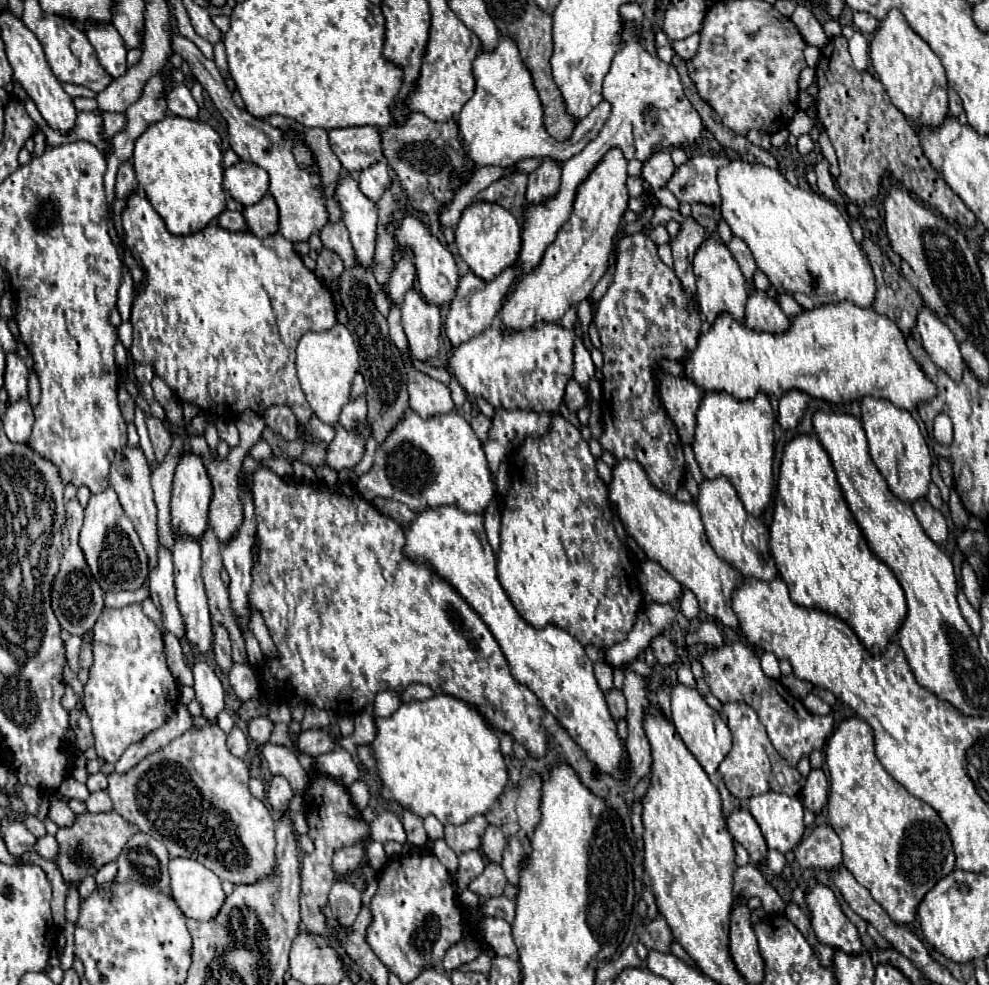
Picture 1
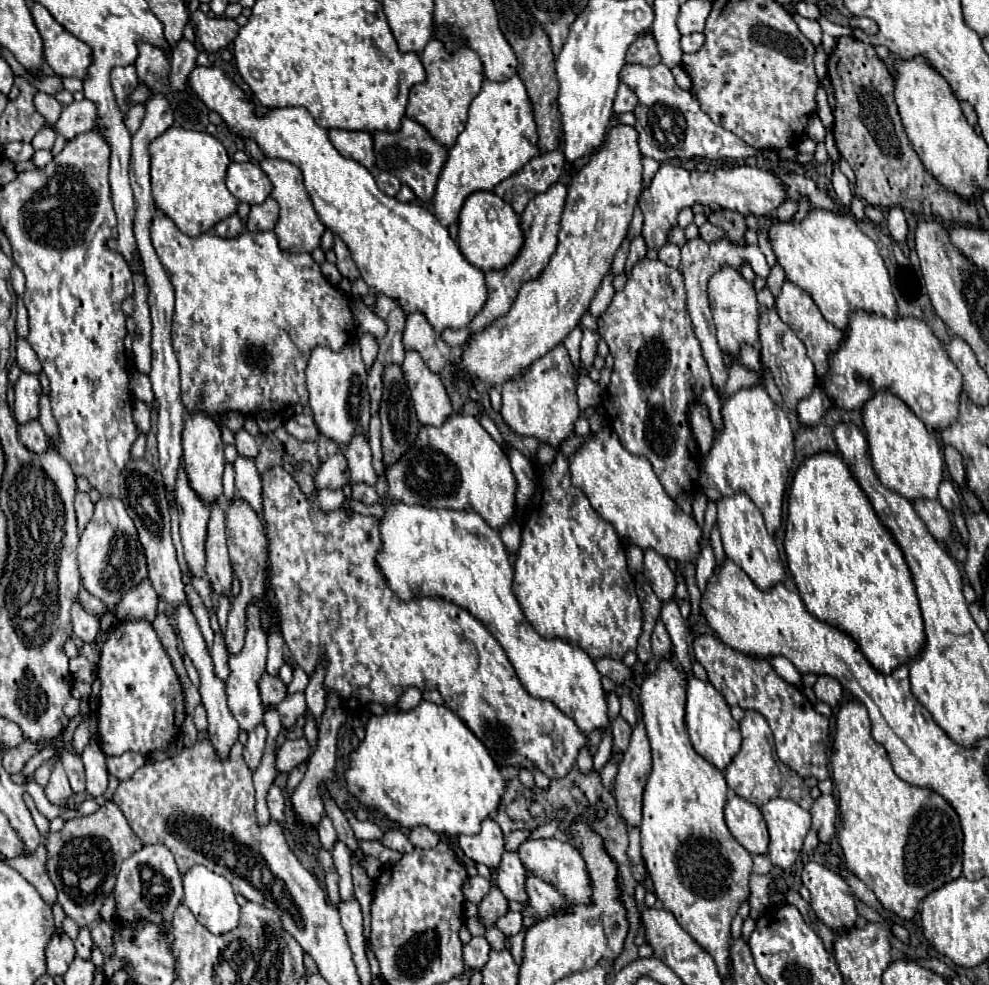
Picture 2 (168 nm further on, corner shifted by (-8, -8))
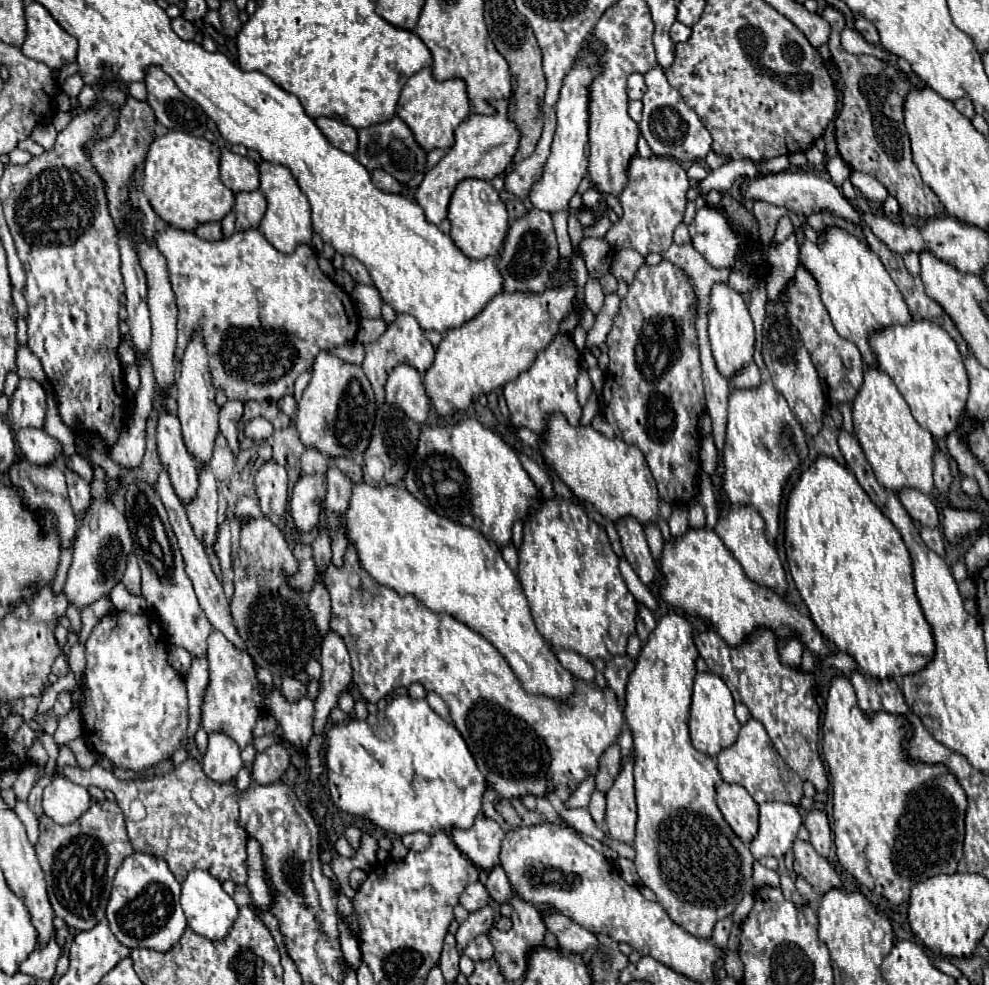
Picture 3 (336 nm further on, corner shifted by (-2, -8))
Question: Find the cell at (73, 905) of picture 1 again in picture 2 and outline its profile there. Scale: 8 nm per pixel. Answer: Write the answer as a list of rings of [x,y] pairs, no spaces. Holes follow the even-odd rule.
[[[83,926],[79,930],[79,936],[75,940],[75,950],[77,950],[77,956],[81,960],[89,960],[91,958],[91,946],[93,946],[93,940],[91,940],[91,930],[87,926]]]

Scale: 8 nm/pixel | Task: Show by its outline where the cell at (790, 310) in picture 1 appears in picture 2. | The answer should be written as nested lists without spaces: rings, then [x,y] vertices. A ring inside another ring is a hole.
[[[785,282],[785,284],[783,284],[783,290],[781,290],[781,294],[777,296],[777,300],[775,300],[775,310],[777,310],[779,318],[781,318],[787,326],[791,326],[791,330],[803,340],[803,344],[805,344],[805,348],[807,348],[807,356],[809,356],[811,362],[815,364],[817,376],[823,378],[823,376],[827,374],[827,356],[829,356],[831,350],[835,350],[835,348],[839,346],[839,342],[841,342],[841,338],[843,338],[843,332],[841,332],[839,328],[831,326],[831,324],[821,316],[819,308],[817,308],[815,302],[811,300],[811,296],[809,296],[805,290],[801,290],[799,286],[791,284],[791,282]]]

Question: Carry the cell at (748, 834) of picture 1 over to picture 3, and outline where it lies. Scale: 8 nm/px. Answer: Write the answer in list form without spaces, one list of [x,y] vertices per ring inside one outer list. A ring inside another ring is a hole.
[[[717,784],[717,806],[733,832],[749,844],[759,828],[759,806],[741,784]]]

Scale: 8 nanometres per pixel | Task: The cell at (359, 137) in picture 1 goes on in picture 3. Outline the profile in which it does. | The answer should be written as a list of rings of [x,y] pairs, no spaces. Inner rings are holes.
[[[319,116],[315,118],[315,124],[321,128],[321,132],[327,136],[327,140],[347,152],[347,154],[353,154],[357,150],[357,130],[341,120],[333,120],[333,118],[327,118],[327,116]]]

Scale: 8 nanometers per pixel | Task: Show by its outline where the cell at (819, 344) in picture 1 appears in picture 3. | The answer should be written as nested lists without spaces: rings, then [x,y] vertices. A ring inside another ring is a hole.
[[[915,320],[913,324],[907,324],[907,326],[889,326],[875,332],[869,344],[877,356],[877,368],[887,372],[889,378],[895,382],[895,386],[911,406],[915,420],[923,428],[927,428],[935,438],[945,438],[949,432],[953,432],[965,412],[967,394],[969,394],[969,376],[965,372],[963,356],[955,340],[941,326],[929,320]]]

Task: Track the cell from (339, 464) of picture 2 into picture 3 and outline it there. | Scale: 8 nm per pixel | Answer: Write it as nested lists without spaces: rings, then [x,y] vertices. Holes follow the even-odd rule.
[[[325,474],[301,476],[289,500],[291,516],[299,532],[311,532],[319,524],[319,502],[325,498]]]

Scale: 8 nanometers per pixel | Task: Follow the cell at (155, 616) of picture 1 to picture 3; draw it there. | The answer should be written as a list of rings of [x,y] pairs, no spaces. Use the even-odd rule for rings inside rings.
[[[129,554],[129,564],[125,568],[125,576],[121,578],[121,582],[127,586],[127,590],[131,594],[139,594],[141,592],[141,574],[139,574],[139,566],[133,554]]]

